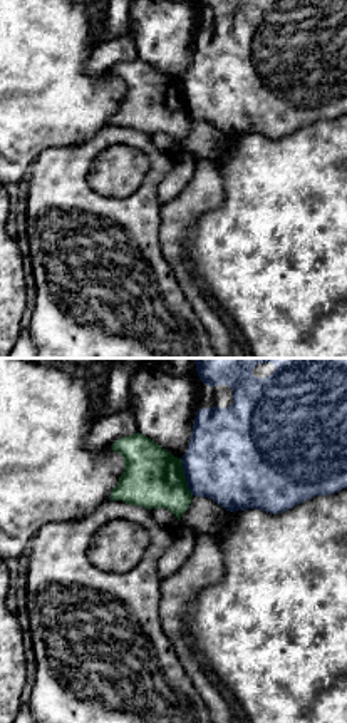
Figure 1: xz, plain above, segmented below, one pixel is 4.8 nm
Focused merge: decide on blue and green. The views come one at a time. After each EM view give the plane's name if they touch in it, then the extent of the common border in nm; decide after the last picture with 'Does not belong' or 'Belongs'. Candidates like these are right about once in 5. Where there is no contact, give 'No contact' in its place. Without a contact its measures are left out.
Touches blue in xz. Shared border 190 nm

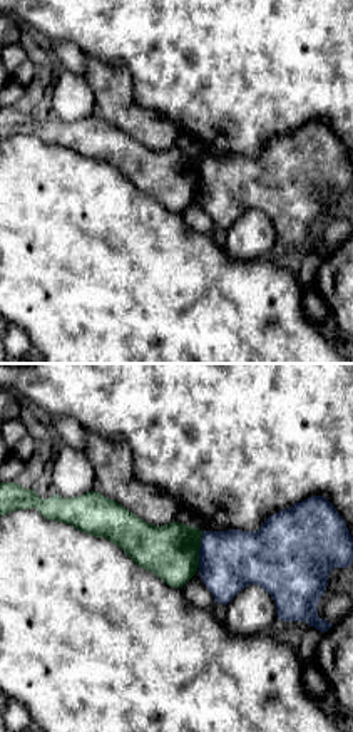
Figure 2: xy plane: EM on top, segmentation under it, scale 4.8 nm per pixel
Touches blue in xy. Shared border 180 nm

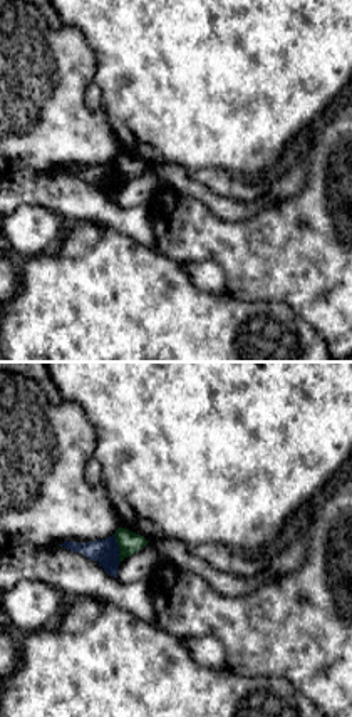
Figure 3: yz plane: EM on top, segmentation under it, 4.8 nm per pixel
Touches blue in yz. Shared border 140 nm

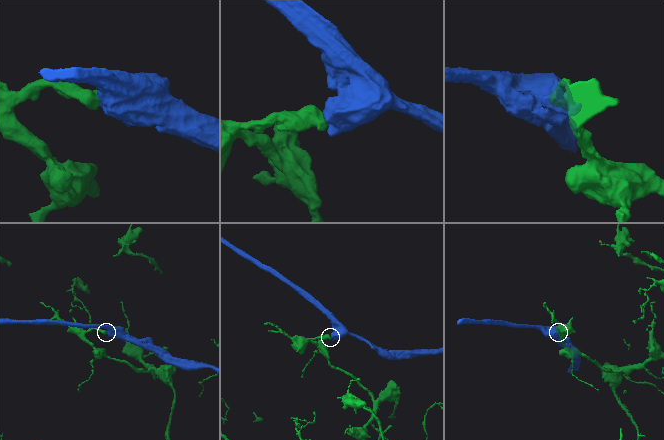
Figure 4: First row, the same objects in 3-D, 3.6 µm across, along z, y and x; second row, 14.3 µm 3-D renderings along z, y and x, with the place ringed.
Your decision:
Does not belong

